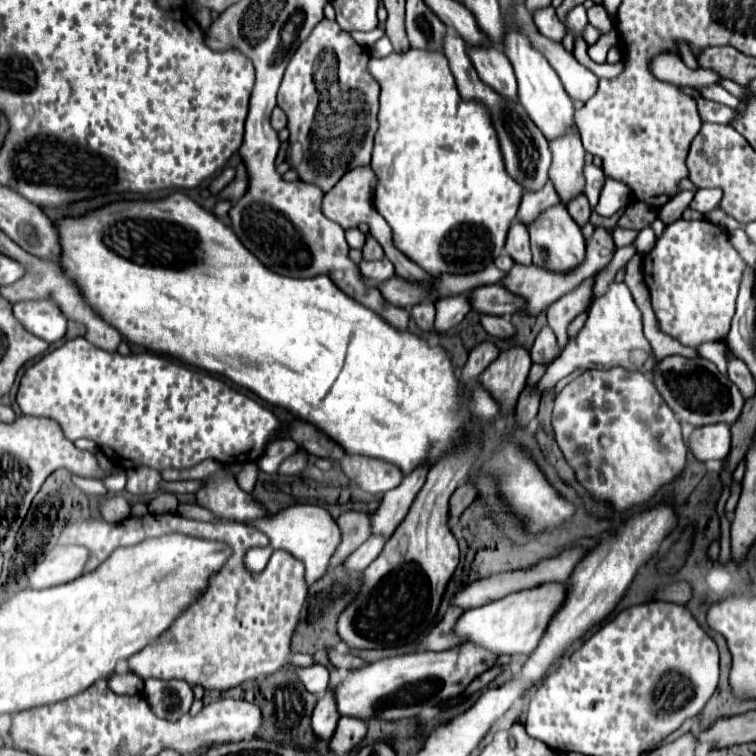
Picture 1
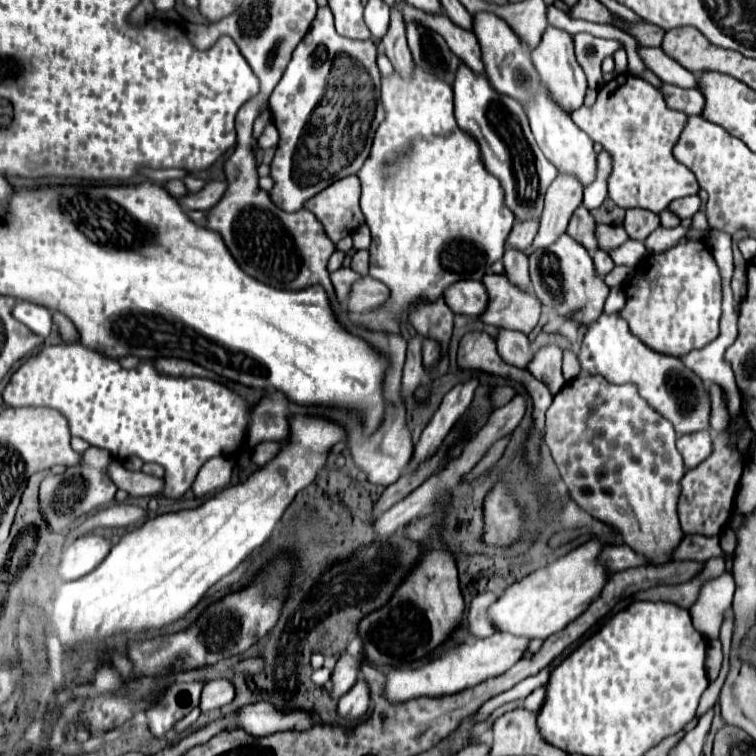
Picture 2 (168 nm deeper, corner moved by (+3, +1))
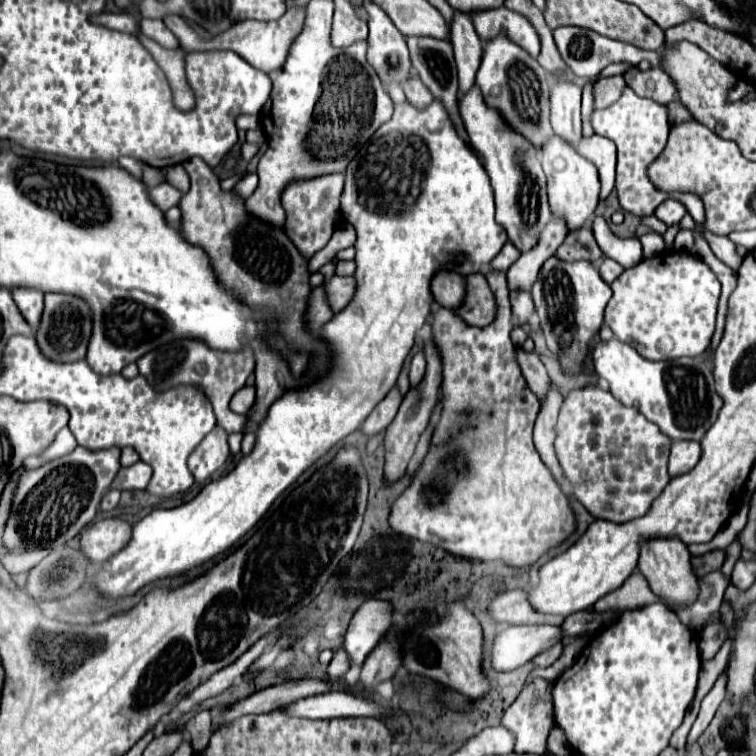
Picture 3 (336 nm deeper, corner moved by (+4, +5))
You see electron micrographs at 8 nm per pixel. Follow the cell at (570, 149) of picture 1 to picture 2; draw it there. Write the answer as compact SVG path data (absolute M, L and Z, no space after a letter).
M559 174L545 194L545 208L539 224L539 232L525 254L531 254L537 248L547 248L561 236L569 224L571 214L583 202L583 186L571 174Z

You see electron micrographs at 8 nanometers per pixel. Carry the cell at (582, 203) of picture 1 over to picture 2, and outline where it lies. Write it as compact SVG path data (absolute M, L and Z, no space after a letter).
M579 206L573 216L571 222L567 226L567 234L571 238L575 238L579 244L583 244L589 252L597 250L597 240L595 240L595 220L589 214L589 210L585 206Z

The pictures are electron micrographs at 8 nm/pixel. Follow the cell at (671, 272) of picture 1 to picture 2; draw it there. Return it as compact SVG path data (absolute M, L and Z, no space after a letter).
M683 238L665 252L649 254L647 260L635 268L635 274L625 286L625 294L627 304L621 316L639 340L661 354L683 356L707 346L719 336L723 300L721 272L703 240Z

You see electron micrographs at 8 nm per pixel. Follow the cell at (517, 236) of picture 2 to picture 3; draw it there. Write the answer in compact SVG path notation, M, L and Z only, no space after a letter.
M506 242L504 248L500 250L500 254L492 260L490 270L502 270L502 272L506 272L518 260L518 256L520 256L520 252L514 248L514 244Z

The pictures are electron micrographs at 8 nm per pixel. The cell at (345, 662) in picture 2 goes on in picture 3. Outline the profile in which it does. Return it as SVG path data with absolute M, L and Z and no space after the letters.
M364 602L352 616L350 628L344 638L344 648L350 654L352 664L362 664L390 626L392 606L388 602Z

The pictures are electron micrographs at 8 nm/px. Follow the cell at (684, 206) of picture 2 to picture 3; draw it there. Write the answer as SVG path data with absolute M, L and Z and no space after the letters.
M666 200L658 206L658 210L654 212L654 216L658 220L662 220L666 226L672 226L672 224L678 224L682 220L682 216L686 214L686 208L676 202L676 200Z

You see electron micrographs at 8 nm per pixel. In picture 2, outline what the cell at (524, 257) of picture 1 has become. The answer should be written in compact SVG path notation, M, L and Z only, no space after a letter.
M507 246L505 248L505 256L503 256L503 264L505 264L505 274L507 278L523 288L531 288L531 280L529 280L529 264L527 264L527 256L525 252Z

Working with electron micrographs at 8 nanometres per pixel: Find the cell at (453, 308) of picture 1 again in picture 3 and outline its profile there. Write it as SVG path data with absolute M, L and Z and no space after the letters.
M418 352L414 358L412 358L412 364L410 364L410 386L418 386L418 382L424 378L424 370L426 370L426 360L424 360L424 354Z

